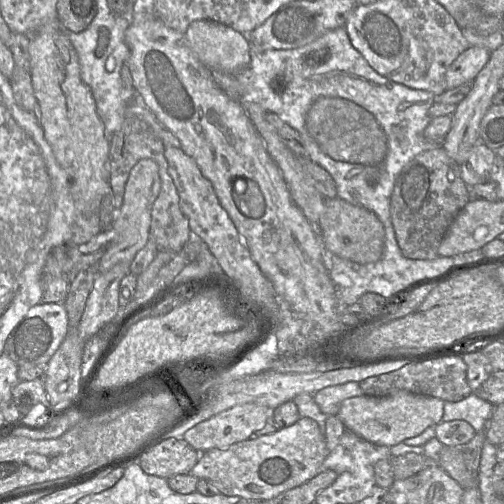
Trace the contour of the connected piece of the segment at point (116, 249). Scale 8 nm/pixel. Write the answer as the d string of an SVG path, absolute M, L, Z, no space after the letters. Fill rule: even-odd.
M152 159L140 160L132 168L127 180L122 206L116 211L111 224L114 240L98 262L98 273L106 272L122 262L132 262L136 254L147 244L150 238L152 206L160 188L159 168L156 162Z

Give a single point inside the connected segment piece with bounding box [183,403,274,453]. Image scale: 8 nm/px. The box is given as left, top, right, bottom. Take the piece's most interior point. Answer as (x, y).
(238, 423)

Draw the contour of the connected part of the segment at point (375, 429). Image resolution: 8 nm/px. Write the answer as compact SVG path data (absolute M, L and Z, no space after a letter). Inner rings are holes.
M398 390L384 397L363 394L347 398L342 401L337 416L359 437L375 444L391 447L442 422L443 407L442 399Z

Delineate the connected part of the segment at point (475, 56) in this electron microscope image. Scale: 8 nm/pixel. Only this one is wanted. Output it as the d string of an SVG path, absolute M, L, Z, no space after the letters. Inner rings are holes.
M469 46L449 66L445 75L446 90L473 82L489 60L491 52L479 46Z

